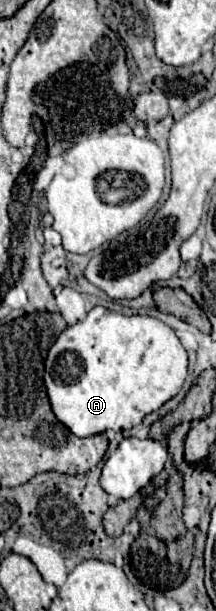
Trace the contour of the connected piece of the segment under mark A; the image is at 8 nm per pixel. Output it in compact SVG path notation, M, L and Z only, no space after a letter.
M95 306L85 320L61 332L49 348L45 360L45 386L51 408L75 436L93 436L111 428L131 430L147 414L159 410L167 400L179 394L187 376L187 352L173 328L151 316L123 316Z

